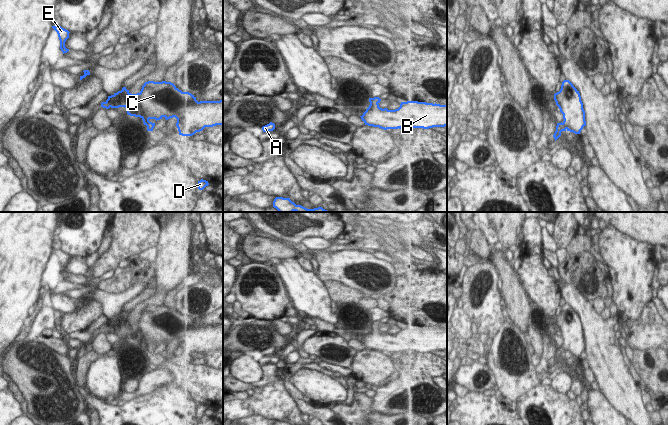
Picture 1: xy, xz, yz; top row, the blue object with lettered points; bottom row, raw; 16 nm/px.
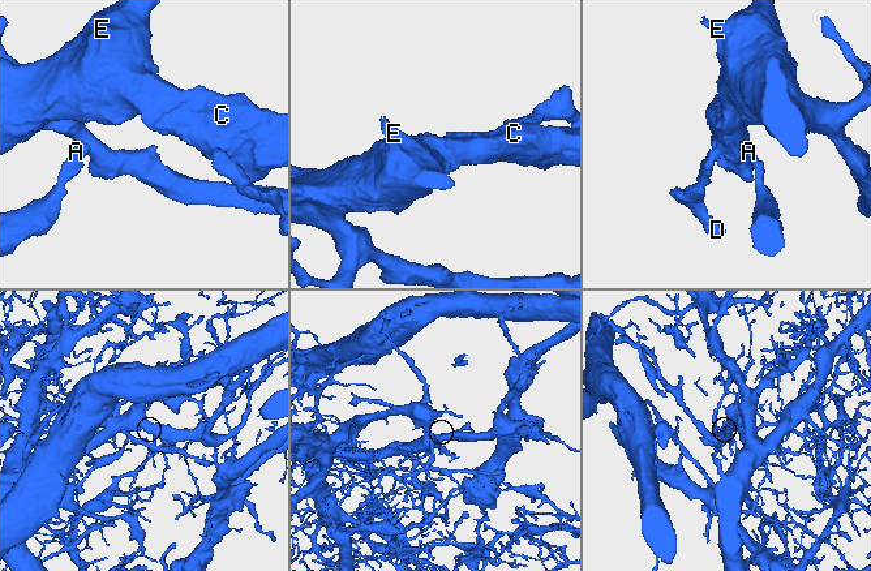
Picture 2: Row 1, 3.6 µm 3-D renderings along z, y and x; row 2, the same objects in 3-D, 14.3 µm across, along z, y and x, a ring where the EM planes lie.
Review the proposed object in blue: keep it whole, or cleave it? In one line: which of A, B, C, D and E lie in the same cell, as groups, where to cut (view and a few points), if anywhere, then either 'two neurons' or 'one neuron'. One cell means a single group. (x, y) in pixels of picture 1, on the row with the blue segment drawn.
A B C D E; no cut; one neuron

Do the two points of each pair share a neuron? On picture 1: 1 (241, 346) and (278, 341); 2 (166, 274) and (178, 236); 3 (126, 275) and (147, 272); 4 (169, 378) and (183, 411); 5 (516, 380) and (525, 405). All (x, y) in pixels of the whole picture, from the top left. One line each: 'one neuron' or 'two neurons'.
1: one neuron
2: one neuron
3: one neuron
4: two neurons
5: two neurons

